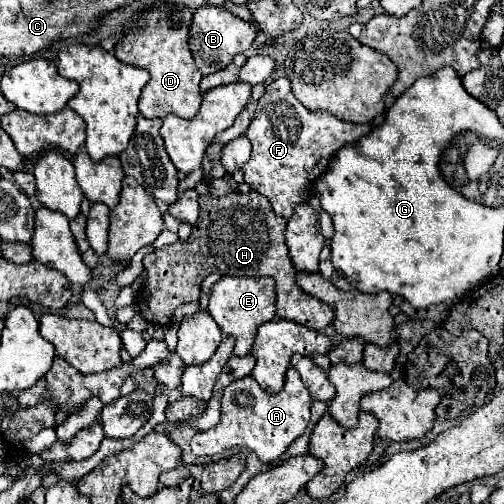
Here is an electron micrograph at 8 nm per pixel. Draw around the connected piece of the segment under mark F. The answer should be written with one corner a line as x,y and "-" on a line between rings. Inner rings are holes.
278,78
266,86
264,96
258,100
256,116
246,132
252,142
252,156
242,166
244,182
266,196
272,210
288,220
294,206
306,202
302,190
314,186
320,174
326,172
332,154
344,148
344,144
354,144
370,130
370,124
360,126
342,122
328,112
310,112
294,98
290,80

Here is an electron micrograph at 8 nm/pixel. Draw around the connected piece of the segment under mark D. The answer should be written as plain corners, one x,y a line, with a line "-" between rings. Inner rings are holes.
158,4
140,18
140,26
134,32
128,32
114,48
114,56
124,64
144,68
150,72
150,82
140,96
140,114
144,118
164,118
176,114
180,118
194,118
200,110
202,92
200,80
202,74
196,68
192,54
188,50
188,28
192,12
186,6

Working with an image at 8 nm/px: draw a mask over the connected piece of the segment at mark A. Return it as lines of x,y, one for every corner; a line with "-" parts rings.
294,368
288,370
284,388
278,394
264,392
252,376
244,376
224,388
220,406
220,424
216,424
210,430
196,432
190,442
192,452
196,456
214,456
234,446
246,446
262,462
274,462
306,430
310,422
310,406
312,396

